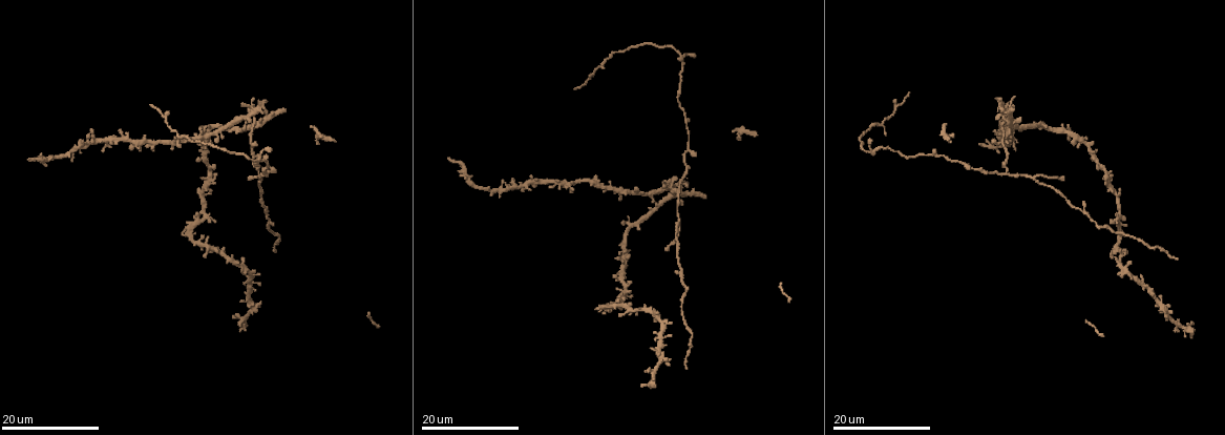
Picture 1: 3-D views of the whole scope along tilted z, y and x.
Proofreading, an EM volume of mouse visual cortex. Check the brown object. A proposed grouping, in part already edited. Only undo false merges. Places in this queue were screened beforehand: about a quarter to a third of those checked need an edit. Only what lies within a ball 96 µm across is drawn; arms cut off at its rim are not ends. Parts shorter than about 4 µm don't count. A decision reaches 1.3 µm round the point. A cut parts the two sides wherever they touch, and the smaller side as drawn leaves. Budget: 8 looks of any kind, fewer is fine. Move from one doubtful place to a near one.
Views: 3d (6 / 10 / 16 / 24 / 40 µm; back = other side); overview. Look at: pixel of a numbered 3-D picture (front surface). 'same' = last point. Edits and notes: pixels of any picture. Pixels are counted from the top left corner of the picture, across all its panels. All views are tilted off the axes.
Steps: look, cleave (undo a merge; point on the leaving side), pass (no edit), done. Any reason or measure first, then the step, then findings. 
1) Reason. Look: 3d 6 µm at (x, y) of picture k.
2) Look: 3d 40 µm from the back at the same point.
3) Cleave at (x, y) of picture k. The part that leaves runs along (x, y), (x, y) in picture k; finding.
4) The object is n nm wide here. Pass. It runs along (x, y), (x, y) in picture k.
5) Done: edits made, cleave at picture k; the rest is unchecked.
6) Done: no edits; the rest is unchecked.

Branch point. Look: 3d 24 µm at (690, 151) of picture 1.

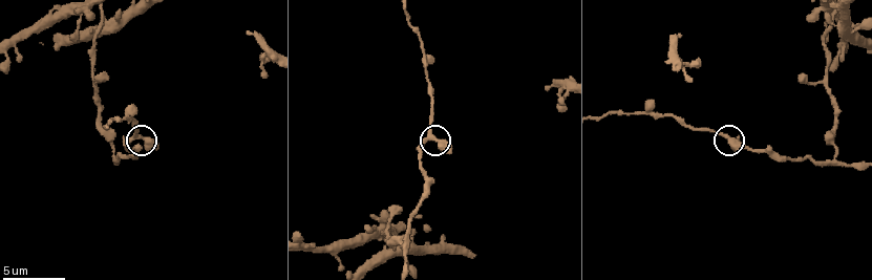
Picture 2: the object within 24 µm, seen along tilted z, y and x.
Look: 3d 10 µm at (140, 138) of picture 2.

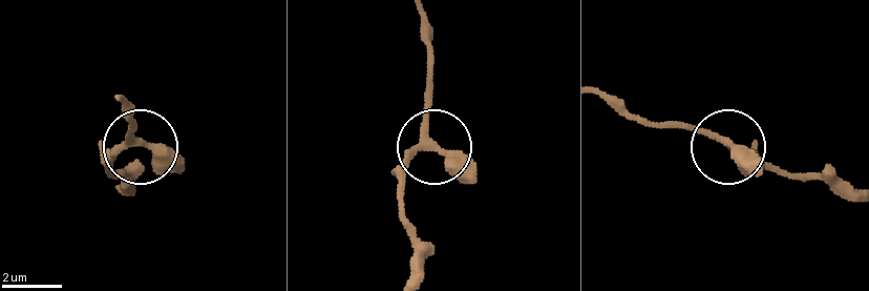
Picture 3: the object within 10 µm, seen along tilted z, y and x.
Pass. It runs along (410, 271), (406, 172), (414, 157), (435, 146), (429, 67) in picture 3; continuous, no second neuron.

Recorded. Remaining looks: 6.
Four-way junction. Look: 3d 10 µm at (102, 8) of picture 2.

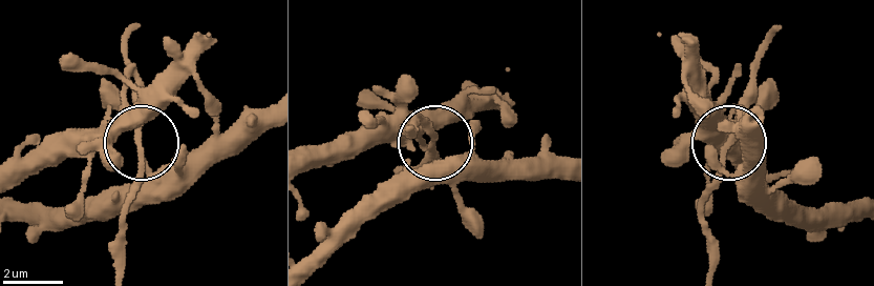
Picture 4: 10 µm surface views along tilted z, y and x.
Look: 3d 10 µm from the back at (137, 145) of picture 4.

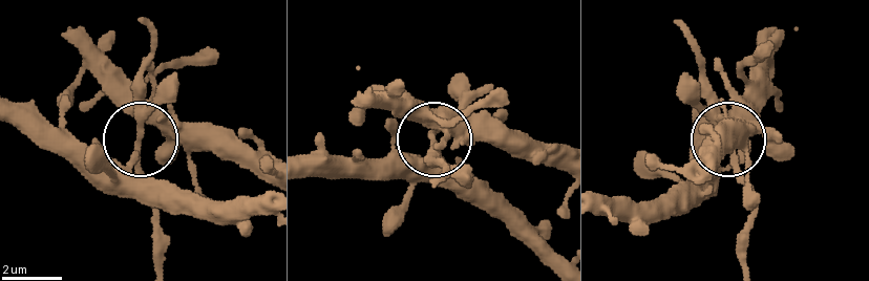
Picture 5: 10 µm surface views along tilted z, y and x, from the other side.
4 arms meet here. Pass. One neuron here.

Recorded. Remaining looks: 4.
Three-way junction. Look: 3d 16 µm at (1034, 177) of picture 1.

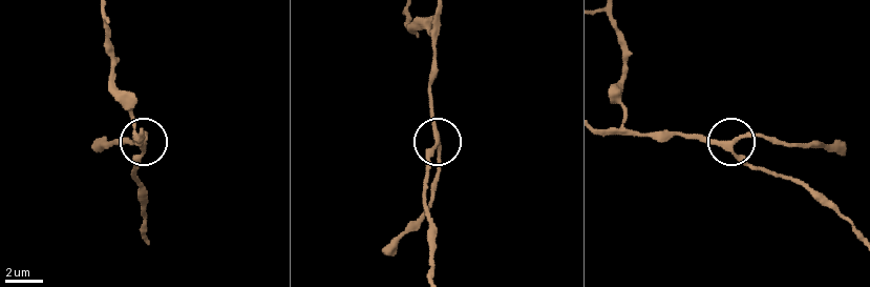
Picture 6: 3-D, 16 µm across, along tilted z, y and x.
Look: 3d 10 µm at (436, 141) of picture 6.

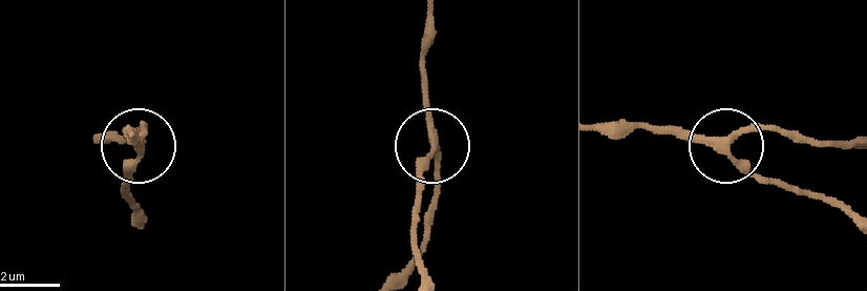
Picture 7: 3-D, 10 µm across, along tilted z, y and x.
3 arms meet here. Pass. It runs along (599, 125), (675, 124), (720, 142), (773, 125), (800, 132) in picture 7; continuous, no second neuron.

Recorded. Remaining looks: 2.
Branch point. Look: 3d 6 µm at (407, 248) of picture 2.

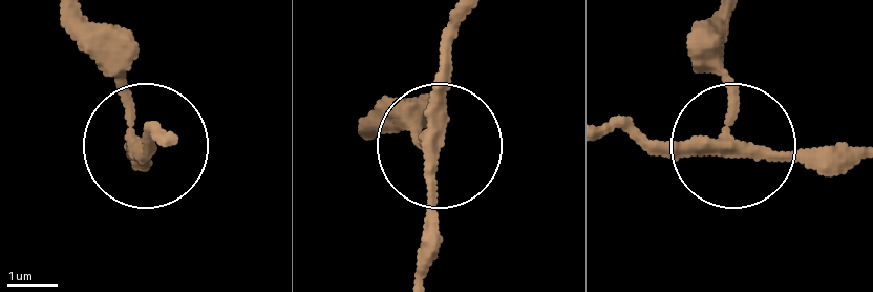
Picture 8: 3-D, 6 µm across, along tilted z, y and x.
Pass. It runs along (730, 23), (717, 62), (732, 134), (779, 151), (850, 151) in picture 8; all the same neuron.

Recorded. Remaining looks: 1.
Done: no edits; the rest is unchecked.

